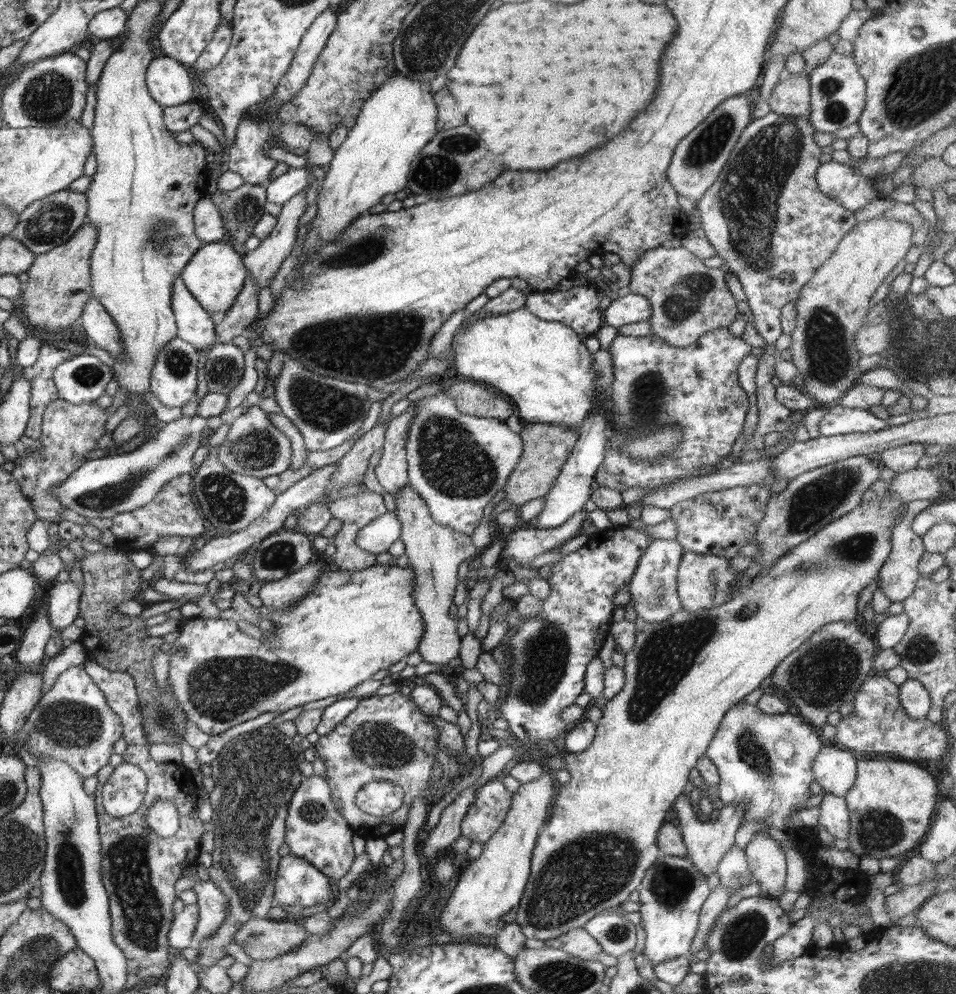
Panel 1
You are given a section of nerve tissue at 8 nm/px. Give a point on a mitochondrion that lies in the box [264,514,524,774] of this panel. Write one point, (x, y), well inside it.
(382, 748)

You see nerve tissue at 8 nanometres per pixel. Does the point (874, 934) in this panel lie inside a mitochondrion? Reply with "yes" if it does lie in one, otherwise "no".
no

